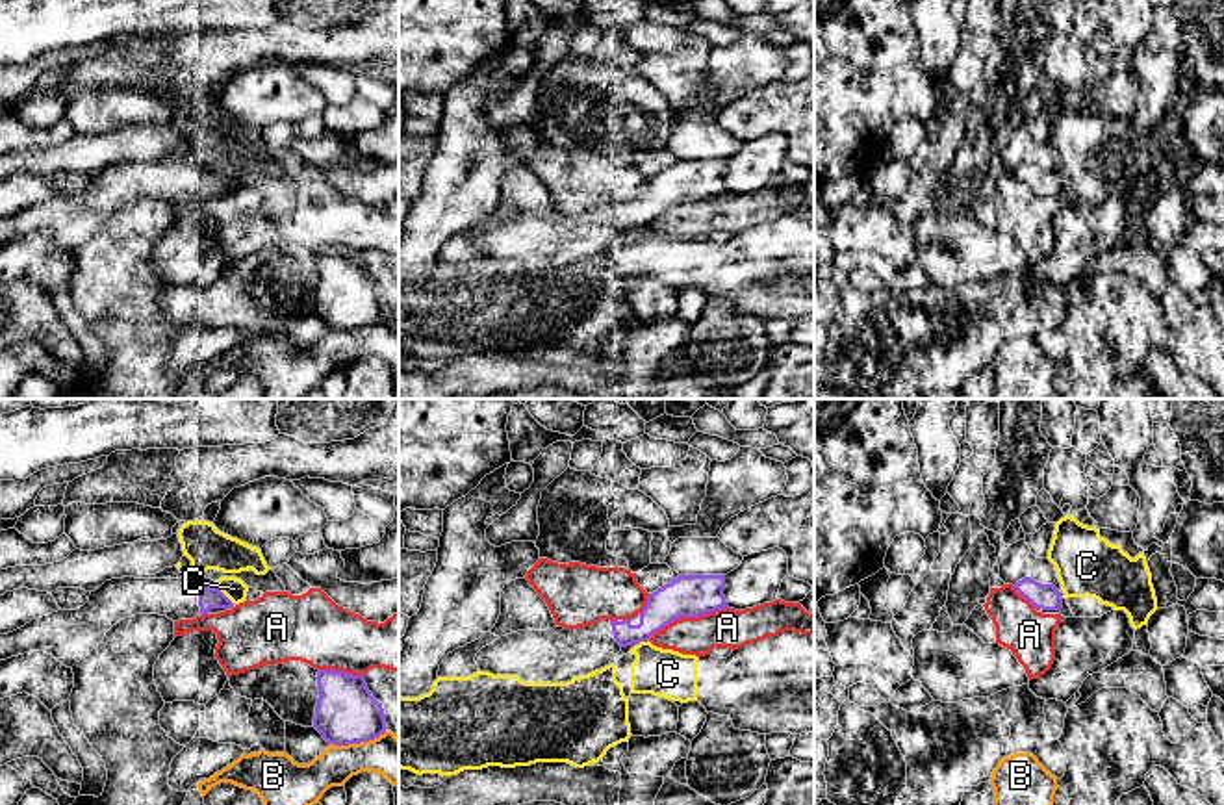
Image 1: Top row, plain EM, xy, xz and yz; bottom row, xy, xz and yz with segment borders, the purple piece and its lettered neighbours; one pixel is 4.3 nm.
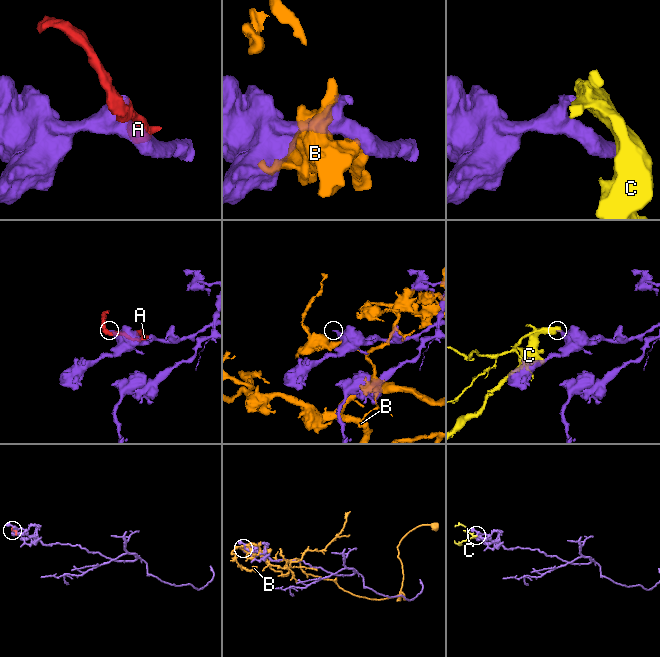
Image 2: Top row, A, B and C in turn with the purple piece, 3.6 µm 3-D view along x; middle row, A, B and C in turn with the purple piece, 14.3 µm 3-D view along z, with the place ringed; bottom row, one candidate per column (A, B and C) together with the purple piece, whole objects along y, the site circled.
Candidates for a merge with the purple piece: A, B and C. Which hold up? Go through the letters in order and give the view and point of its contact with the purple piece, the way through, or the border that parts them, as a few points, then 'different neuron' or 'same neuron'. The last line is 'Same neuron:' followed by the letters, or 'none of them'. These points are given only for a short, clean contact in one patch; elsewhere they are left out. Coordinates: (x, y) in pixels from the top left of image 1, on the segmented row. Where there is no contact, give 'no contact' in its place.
A: meets purple in xz at (687, 616); different neuron
B: meets purple in xy at (358, 742); different neuron
C: meets purple in xy at (225, 596); different neuron
Same neuron: none of them

